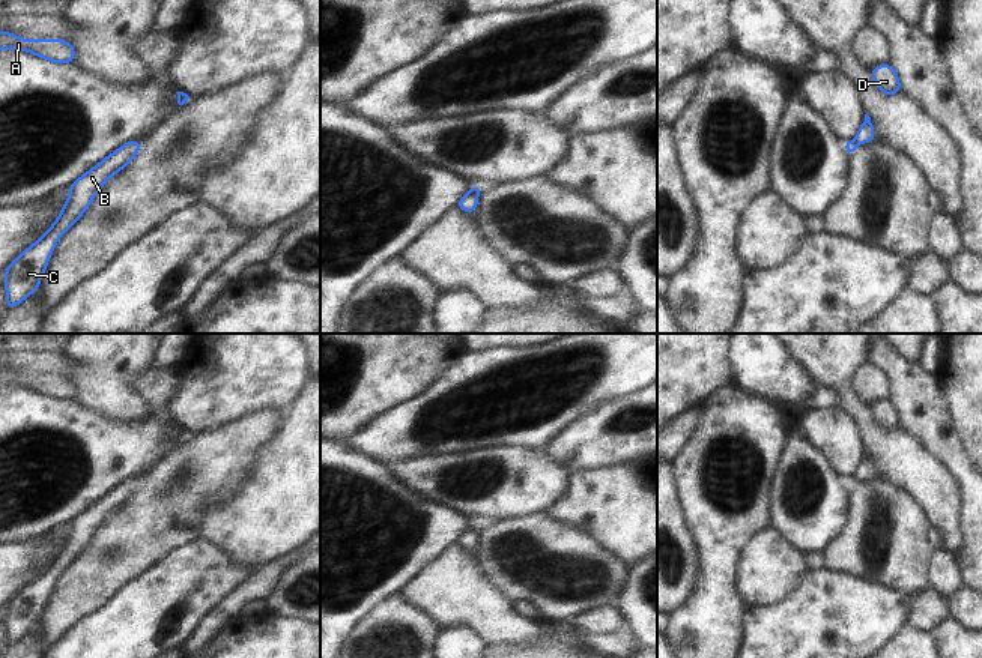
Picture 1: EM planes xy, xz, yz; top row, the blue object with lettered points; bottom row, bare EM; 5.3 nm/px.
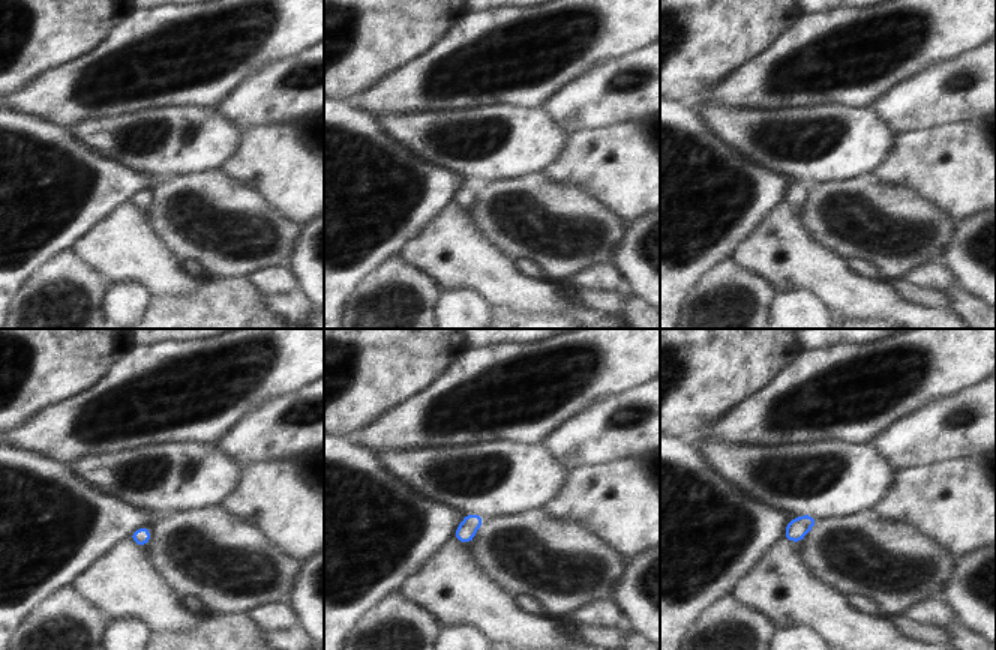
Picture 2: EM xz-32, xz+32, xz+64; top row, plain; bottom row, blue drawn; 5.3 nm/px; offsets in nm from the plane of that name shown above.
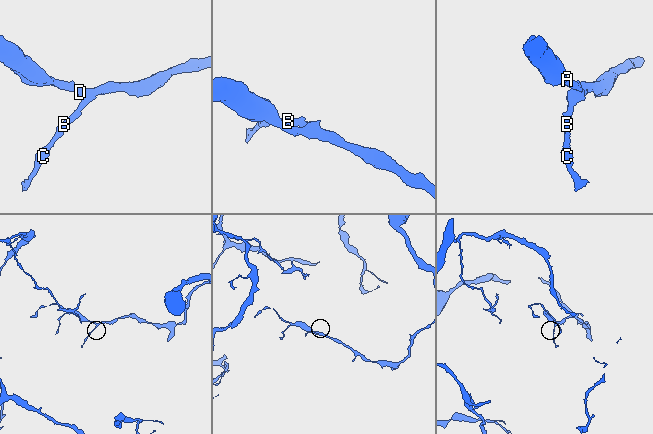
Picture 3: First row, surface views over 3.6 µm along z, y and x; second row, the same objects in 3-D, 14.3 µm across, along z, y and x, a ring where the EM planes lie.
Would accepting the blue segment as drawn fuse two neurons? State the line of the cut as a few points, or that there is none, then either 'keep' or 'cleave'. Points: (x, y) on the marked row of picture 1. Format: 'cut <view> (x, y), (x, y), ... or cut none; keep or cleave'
cut none; keep

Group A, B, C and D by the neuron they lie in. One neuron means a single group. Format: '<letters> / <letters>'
A B C D

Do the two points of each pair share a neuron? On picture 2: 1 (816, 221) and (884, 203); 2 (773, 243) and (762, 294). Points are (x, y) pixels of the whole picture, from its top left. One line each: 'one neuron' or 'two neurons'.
1: one neuron
2: two neurons

